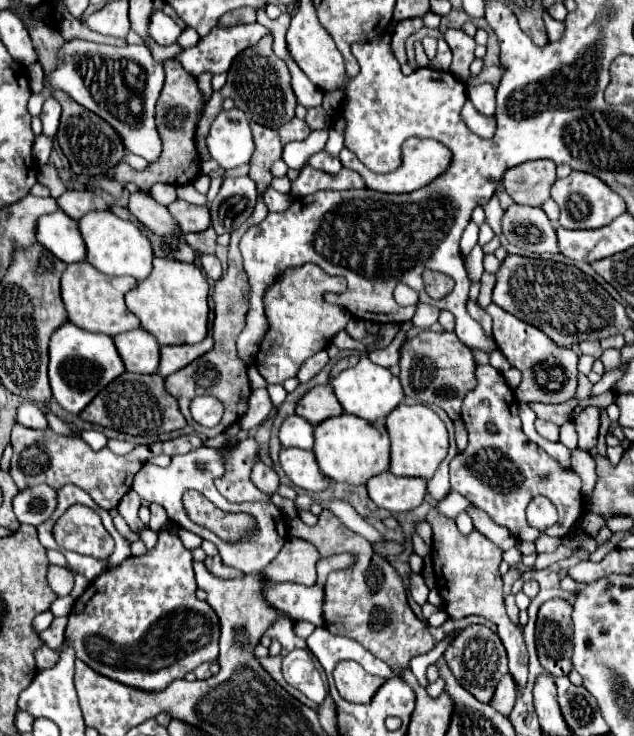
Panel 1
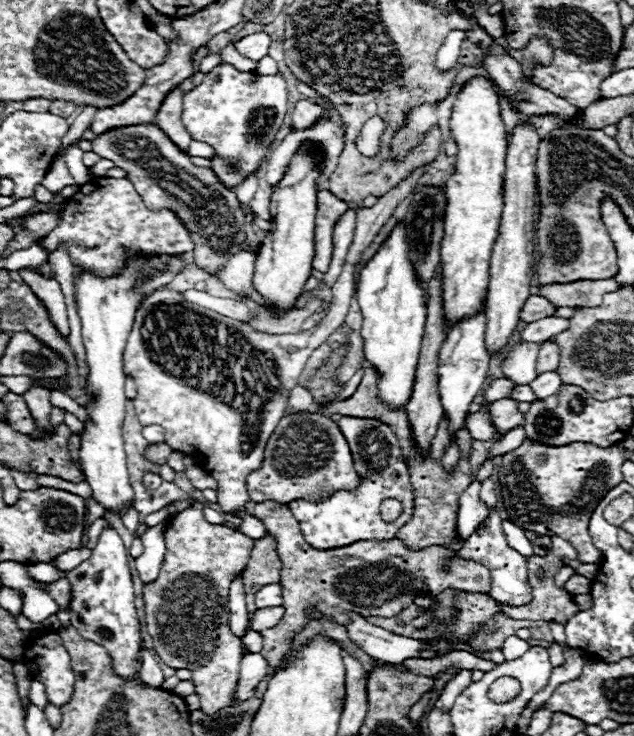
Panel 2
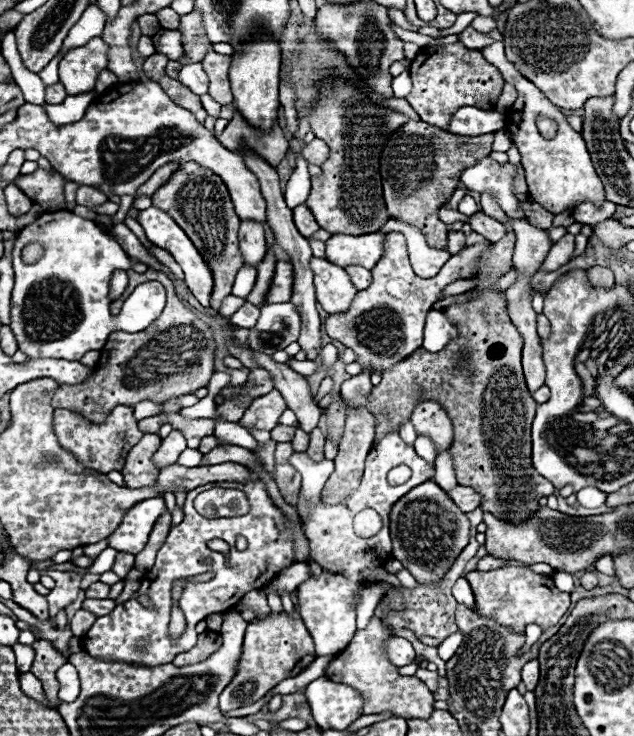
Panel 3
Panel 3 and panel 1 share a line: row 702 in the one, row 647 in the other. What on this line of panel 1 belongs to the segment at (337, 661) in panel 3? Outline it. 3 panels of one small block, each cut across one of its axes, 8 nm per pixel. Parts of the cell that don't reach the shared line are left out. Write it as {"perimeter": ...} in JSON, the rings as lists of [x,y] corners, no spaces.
{"perimeter":[[[322,510],[316,526],[306,526],[300,518],[288,522],[288,534],[312,542],[320,556],[332,556],[340,552],[354,552],[358,562],[348,570],[338,570],[328,576],[324,586],[324,626],[332,634],[348,636],[362,644],[376,658],[388,662],[396,674],[408,668],[408,660],[418,654],[426,654],[434,648],[434,638],[406,600],[406,588],[398,572],[380,556],[374,554],[370,542],[360,534],[348,530],[330,512]]]}

